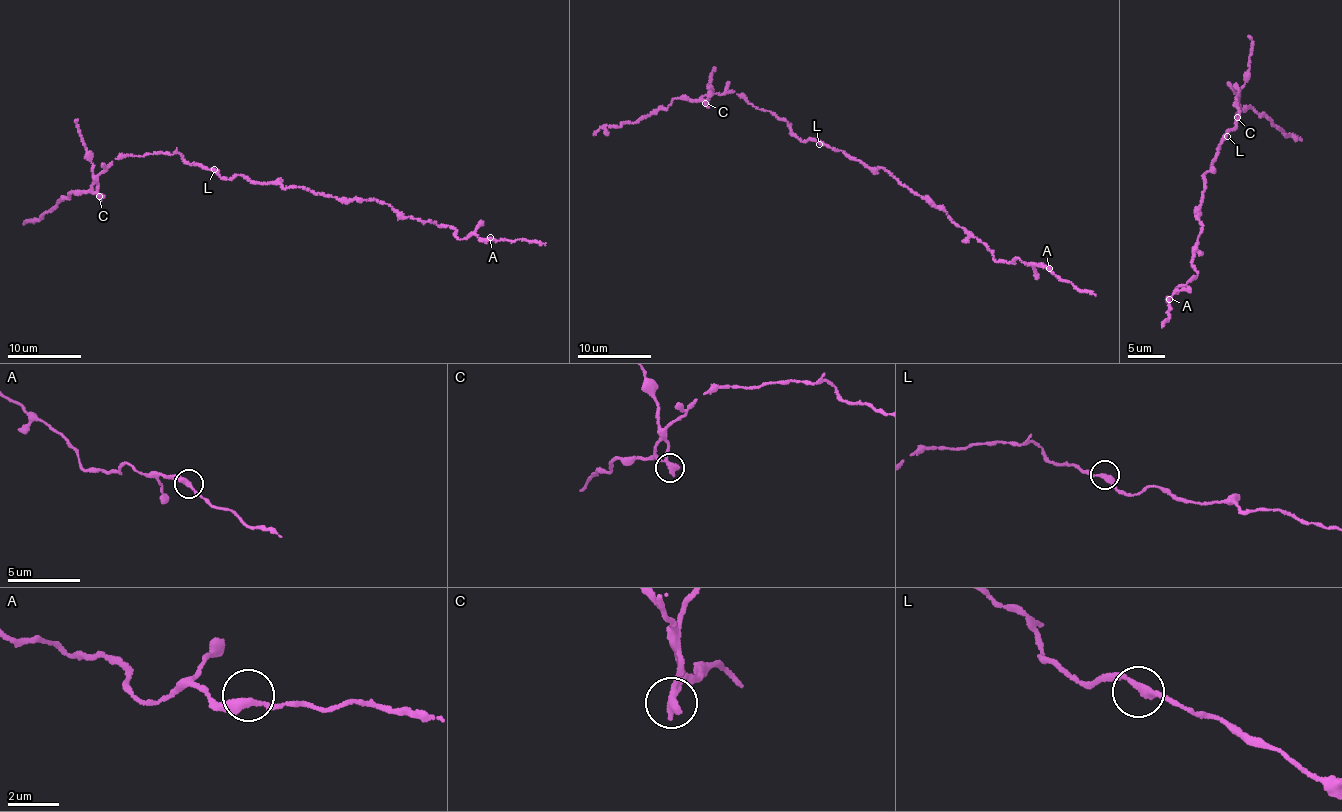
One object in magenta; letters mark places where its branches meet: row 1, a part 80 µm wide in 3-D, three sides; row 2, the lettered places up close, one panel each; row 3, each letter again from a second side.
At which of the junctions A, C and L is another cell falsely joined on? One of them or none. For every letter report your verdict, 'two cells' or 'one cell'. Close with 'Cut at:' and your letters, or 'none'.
A: one cell
C: two cells
L: one cell
Cut at: C

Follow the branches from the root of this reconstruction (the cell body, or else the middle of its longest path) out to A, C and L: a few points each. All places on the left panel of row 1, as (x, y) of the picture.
A: (256, 181), (347, 200), (371, 198), (390, 204), (404, 216), (453, 226), (458, 239), (472, 234), (490, 237)
C: (256, 181), (235, 174), (219, 177), (178, 153), (146, 153), (112, 161), (98, 176), (100, 196)
L: (256, 181), (235, 174), (225, 179), (214, 169)

